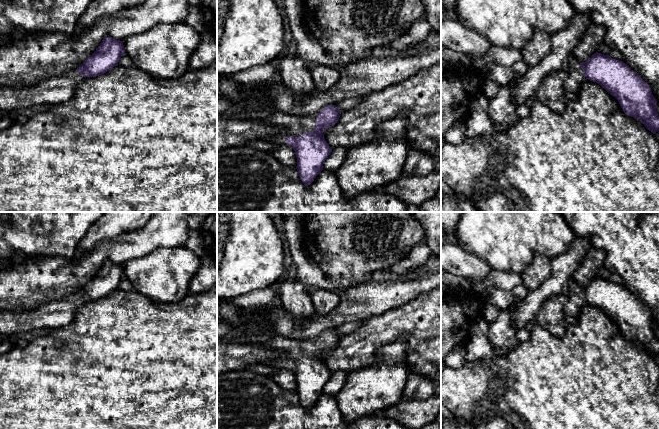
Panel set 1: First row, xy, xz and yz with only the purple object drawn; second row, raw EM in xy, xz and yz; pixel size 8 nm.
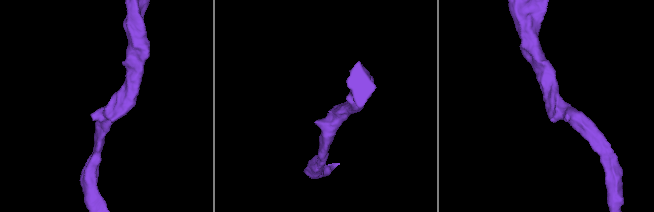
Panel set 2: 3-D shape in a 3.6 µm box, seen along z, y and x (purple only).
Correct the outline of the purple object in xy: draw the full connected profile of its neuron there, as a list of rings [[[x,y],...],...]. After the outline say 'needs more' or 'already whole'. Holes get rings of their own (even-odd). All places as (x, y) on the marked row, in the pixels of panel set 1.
[[[108,36],[92,55],[67,75],[45,78],[25,87],[0,88],[0,110],[10,113],[39,104],[53,106],[64,103],[74,96],[75,87],[81,81],[111,70],[124,53],[123,41]]]; needs more

